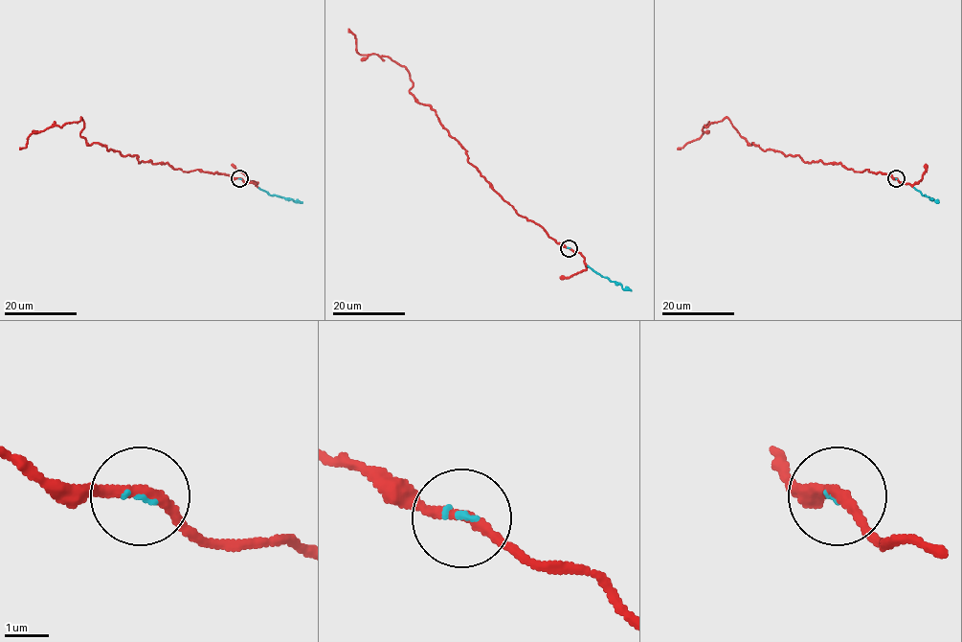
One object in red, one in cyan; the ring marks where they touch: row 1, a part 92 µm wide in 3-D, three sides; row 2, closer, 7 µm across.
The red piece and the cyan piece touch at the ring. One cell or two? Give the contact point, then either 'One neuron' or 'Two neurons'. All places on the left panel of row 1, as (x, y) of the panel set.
Place: (239, 178). One neuron

